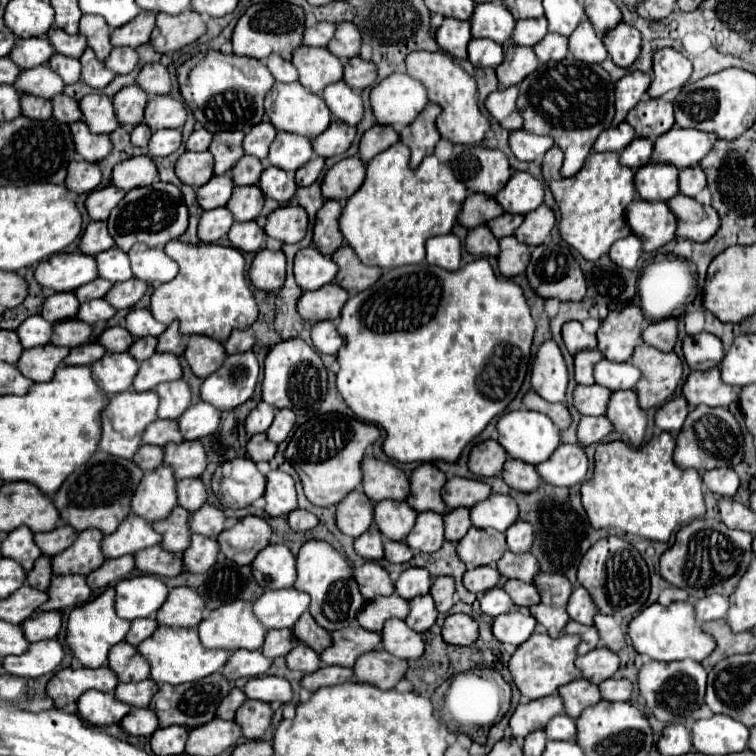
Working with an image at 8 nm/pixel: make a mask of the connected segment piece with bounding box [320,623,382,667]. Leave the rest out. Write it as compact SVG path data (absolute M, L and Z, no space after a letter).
M358 623L334 631L332 645L320 657L324 665L340 665L340 667L354 667L356 659L368 651L374 651L382 645L380 633L372 633L362 629Z

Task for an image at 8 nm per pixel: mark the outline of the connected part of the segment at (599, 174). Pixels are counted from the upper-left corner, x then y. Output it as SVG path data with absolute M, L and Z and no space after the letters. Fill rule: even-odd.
M552 147L550 151L546 151L546 157L544 157L544 163L542 163L542 173L544 173L544 179L548 183L548 187L552 189L554 193L554 199L562 211L562 219L560 219L560 235L562 239L572 245L576 251L582 253L584 259L588 261L596 261L598 257L606 255L612 247L612 243L616 239L622 239L622 237L628 237L632 231L630 227L626 225L626 219L624 219L624 211L626 207L632 203L632 199L636 197L636 185L634 185L634 171L630 167L624 167L620 165L620 153L590 153L590 157L586 159L586 165L574 175L574 177L562 177L560 175L560 167L562 167L562 159L564 159L564 153L560 147Z

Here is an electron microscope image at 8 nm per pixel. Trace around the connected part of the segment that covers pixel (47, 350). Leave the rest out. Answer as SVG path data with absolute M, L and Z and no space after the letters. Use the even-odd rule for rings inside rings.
M48 343L42 347L26 349L16 365L22 375L26 375L28 379L32 379L36 383L50 381L58 369L58 365L64 361L64 357L68 353L70 353L70 349Z

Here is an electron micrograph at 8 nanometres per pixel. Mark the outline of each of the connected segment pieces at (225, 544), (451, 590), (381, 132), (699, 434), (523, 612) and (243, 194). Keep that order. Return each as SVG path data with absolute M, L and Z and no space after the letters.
M244 517L234 527L222 531L218 541L222 553L238 565L250 565L254 557L270 543L272 527L262 517Z
M438 577L430 589L430 595L434 597L436 609L440 613L448 613L454 605L454 593L456 593L456 585L454 585L454 577Z
M374 125L372 129L368 129L362 135L362 141L360 141L360 159L364 163L368 163L378 153L386 151L388 147L392 147L398 141L400 141L400 133L394 127L390 127L390 125Z
M700 405L688 413L686 423L676 439L674 461L678 467L694 467L700 473L716 467L736 467L744 459L744 437L736 417L726 407L706 407Z
M514 607L506 615L498 615L492 623L492 633L502 643L522 645L536 629L536 621L526 607Z
M234 187L234 193L226 205L236 221L254 221L264 207L264 193L256 187Z

